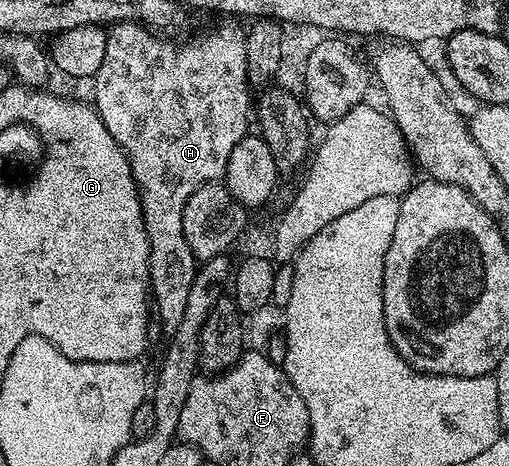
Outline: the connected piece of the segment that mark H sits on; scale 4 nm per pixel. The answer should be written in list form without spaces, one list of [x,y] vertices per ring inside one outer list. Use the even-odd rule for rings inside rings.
[[[116,22],[107,30],[105,58],[100,70],[93,77],[95,111],[101,116],[105,128],[109,128],[109,136],[113,136],[113,140],[117,140],[117,144],[126,152],[135,183],[139,186],[139,198],[143,201],[143,219],[151,249],[150,293],[153,295],[154,309],[155,306],[159,309],[159,318],[167,325],[167,328],[174,328],[177,324],[181,324],[181,316],[185,316],[185,303],[189,301],[189,288],[193,284],[193,276],[197,269],[197,261],[189,248],[188,241],[185,240],[185,231],[182,227],[182,212],[185,210],[186,201],[193,192],[197,191],[197,188],[201,188],[205,183],[218,182],[222,179],[224,172],[227,171],[229,156],[233,153],[233,148],[241,139],[248,137],[247,113],[250,110],[252,113],[253,110],[253,94],[251,98],[252,91],[247,81],[246,37],[242,29],[239,31],[235,26],[219,26],[212,34],[203,34],[200,38],[185,43],[184,46],[174,46],[171,42],[174,41],[148,30],[145,26],[140,26],[138,22]]]

